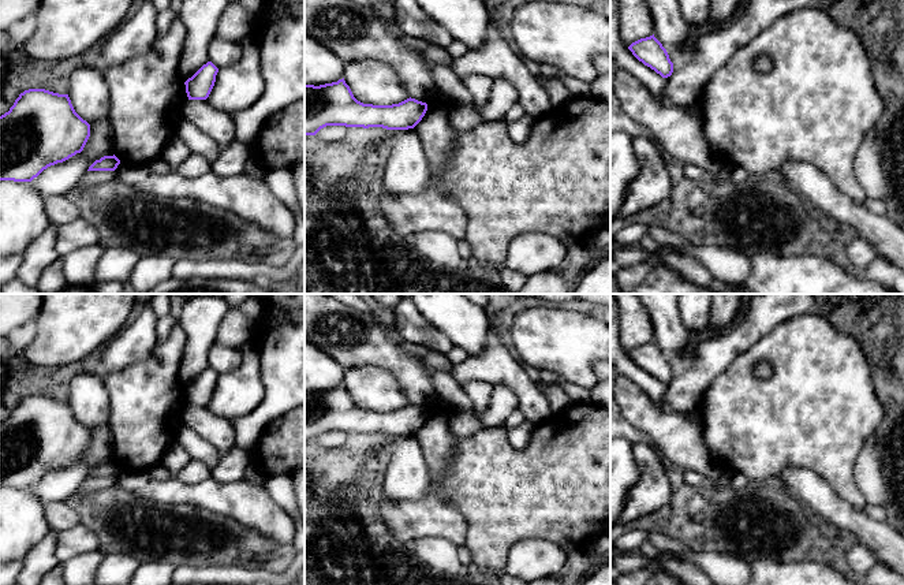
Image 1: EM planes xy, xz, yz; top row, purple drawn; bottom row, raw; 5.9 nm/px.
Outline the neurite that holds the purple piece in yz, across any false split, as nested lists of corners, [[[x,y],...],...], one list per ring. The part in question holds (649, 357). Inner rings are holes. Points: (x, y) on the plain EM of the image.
[[[654,340],[632,349],[628,355],[639,368],[654,376],[662,384],[672,381],[673,369],[670,368],[666,355]]]

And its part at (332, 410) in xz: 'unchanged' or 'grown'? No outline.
unchanged

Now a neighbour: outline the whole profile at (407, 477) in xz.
[[[397,436],[388,444],[391,455],[384,491],[392,500],[421,500],[430,491],[430,473],[415,437]]]

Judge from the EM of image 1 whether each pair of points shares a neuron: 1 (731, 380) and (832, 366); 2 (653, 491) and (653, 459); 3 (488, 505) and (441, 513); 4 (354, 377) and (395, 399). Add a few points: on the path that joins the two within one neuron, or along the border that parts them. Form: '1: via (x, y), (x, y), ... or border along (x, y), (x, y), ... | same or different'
1: via (755, 387), (807, 387) | same
2: via (653, 483), (653, 468) | same
3: border along (441, 481), (440, 494), (466, 520), (466, 540) | different
4: via (363, 383), (385, 394) | same

